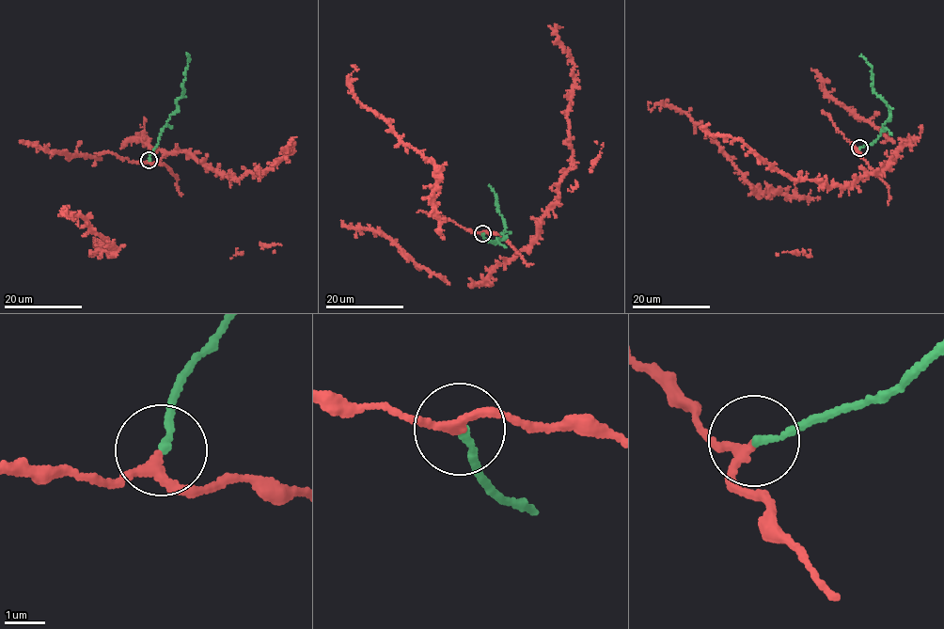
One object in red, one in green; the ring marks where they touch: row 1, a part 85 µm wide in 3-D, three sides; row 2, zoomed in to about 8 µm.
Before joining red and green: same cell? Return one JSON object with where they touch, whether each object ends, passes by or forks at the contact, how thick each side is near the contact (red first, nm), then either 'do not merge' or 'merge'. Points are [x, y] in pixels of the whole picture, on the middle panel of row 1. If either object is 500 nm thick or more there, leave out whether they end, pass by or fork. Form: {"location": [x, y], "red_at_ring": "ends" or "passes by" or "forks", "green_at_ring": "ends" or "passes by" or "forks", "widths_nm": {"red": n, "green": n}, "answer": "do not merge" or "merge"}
{"location": [482, 233], "red_at_ring": "passes by", "green_at_ring": "ends", "widths_nm": {"red": 200, "green": 180}, "answer": "merge"}

